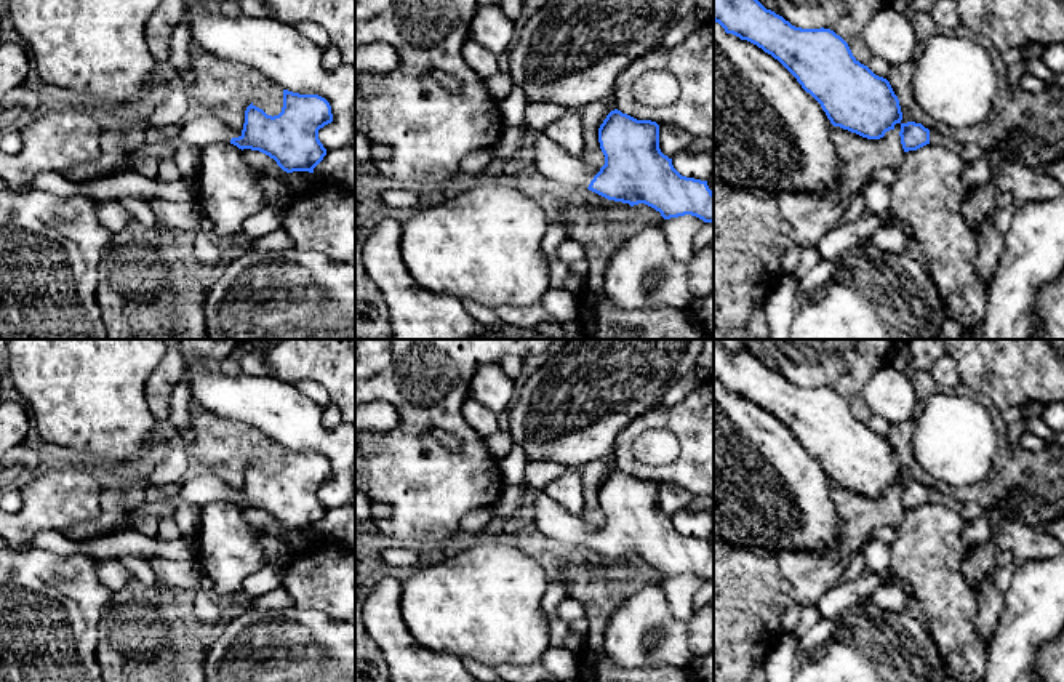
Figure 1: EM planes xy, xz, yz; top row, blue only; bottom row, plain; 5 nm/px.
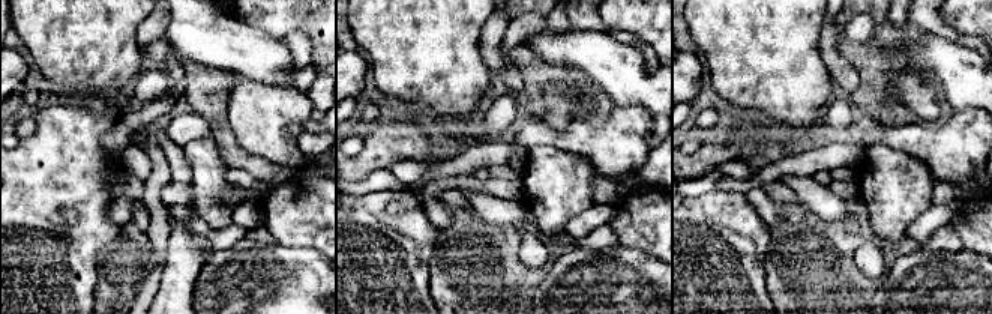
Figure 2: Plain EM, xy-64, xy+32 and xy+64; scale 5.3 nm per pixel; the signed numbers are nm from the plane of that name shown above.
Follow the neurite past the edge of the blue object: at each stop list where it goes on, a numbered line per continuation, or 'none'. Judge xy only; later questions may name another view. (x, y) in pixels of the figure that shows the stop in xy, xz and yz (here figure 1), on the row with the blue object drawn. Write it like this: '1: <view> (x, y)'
1: xy (200, 130)

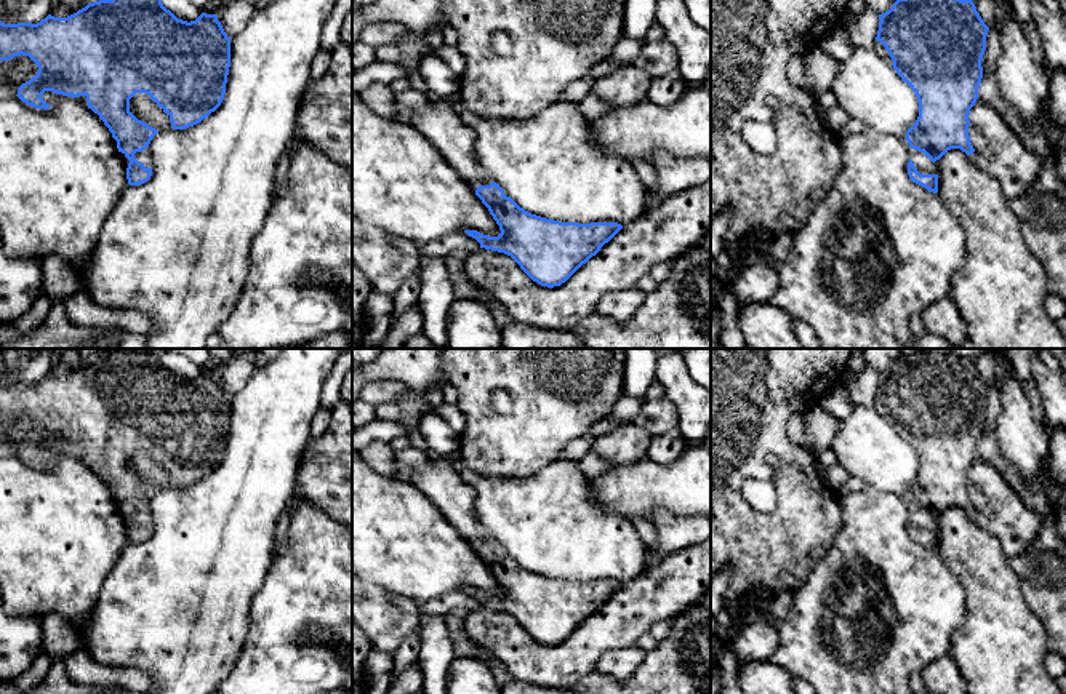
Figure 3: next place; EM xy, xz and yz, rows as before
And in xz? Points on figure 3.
1: xz (453, 135)

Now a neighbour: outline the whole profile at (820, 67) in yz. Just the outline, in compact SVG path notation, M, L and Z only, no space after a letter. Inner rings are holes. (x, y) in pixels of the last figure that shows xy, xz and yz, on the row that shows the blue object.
M812 46L804 54L805 82L804 90L815 98L829 91L836 80L840 62L824 53L820 46Z

